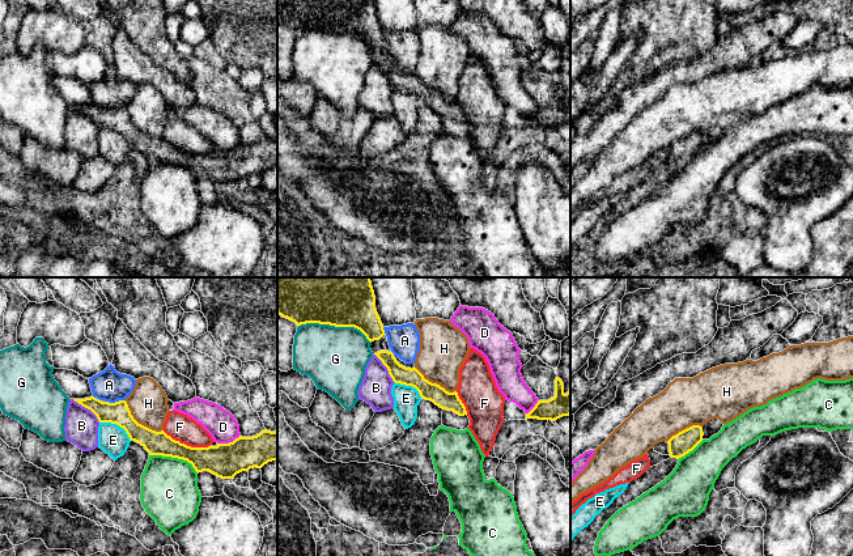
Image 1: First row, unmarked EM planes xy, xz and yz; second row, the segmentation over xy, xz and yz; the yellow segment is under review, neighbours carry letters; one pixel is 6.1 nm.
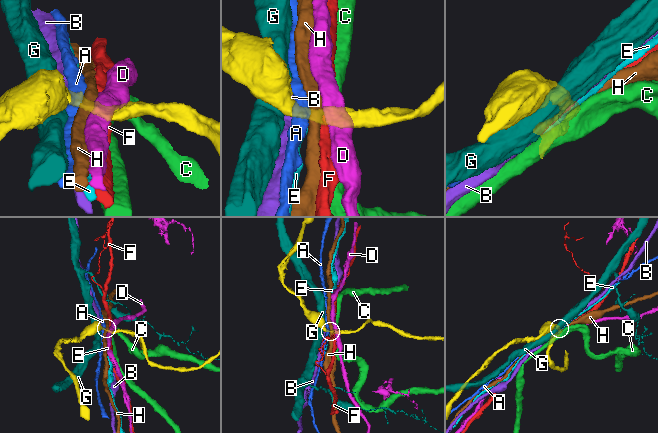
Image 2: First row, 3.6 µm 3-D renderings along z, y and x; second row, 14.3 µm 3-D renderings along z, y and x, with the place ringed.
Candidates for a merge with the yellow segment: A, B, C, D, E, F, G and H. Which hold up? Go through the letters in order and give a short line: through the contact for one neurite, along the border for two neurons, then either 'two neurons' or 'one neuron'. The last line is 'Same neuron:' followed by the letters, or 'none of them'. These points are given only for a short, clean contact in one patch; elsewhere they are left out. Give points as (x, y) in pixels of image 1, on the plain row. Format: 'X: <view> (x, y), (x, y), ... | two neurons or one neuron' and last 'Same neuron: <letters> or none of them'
A: xy (124, 106), (110, 110) | two neurons
B: xy (72, 106), (87, 114), (100, 128) | two neurons
C: xy (149, 161), (186, 166), (198, 179) | two neurons
D: xy (240, 141), (232, 148), (217, 151) | two neurons
E: xy (100, 128), (118, 131), (131, 147) | two neurons
F: xy (162, 138), (191, 153), (211, 152) | two neurons
G: two neurons
H: xy (124, 107), (130, 121), (139, 130), (152, 136), (162, 138) | two neurons
Same neuron: none of them

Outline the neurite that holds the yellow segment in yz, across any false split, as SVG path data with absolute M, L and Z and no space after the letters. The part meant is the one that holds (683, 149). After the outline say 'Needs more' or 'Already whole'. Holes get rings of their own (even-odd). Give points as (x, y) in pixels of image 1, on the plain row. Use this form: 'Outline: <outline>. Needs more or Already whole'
Outline: M692 132L672 143L667 148L670 164L676 166L684 164L703 148L703 143L703 133L700 132Z. Already whole

